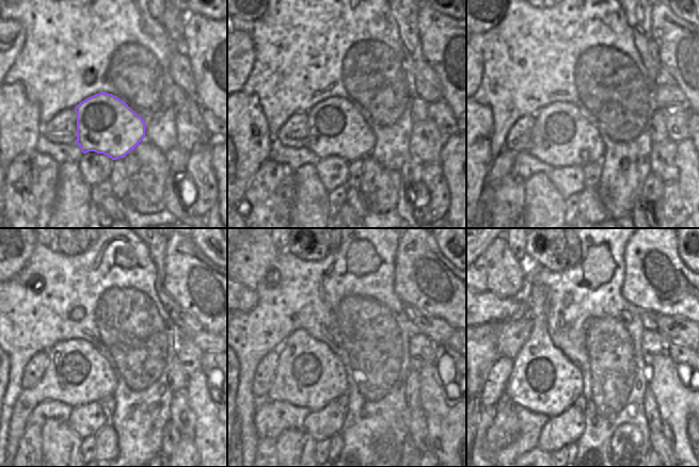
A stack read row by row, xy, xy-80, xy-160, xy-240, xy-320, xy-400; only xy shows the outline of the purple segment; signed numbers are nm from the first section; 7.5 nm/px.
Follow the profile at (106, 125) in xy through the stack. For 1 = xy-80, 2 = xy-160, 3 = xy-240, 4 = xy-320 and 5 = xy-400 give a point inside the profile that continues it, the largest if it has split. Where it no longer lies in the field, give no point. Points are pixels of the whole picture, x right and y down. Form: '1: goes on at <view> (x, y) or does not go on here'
1: goes on at xy-80 (336, 128)
2: goes on at xy-160 (561, 135)
3: goes on at xy-240 (77, 373)
4: goes on at xy-320 (308, 374)
5: goes on at xy-400 (543, 380)

